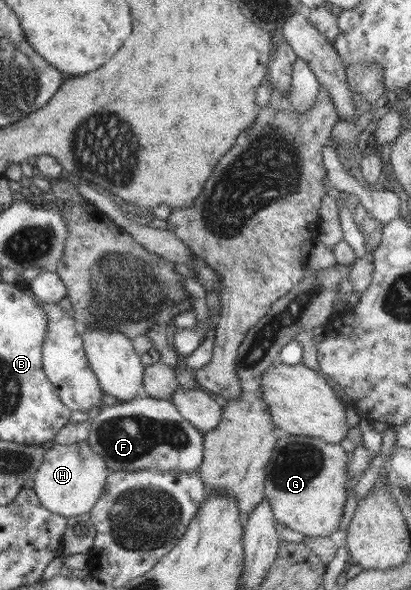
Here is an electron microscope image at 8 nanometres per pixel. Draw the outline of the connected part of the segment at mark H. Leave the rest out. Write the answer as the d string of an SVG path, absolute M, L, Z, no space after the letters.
M78 441L70 445L54 443L46 450L42 465L38 466L33 475L33 490L39 502L52 513L64 517L82 516L90 513L102 495L109 472L106 462L87 441Z

